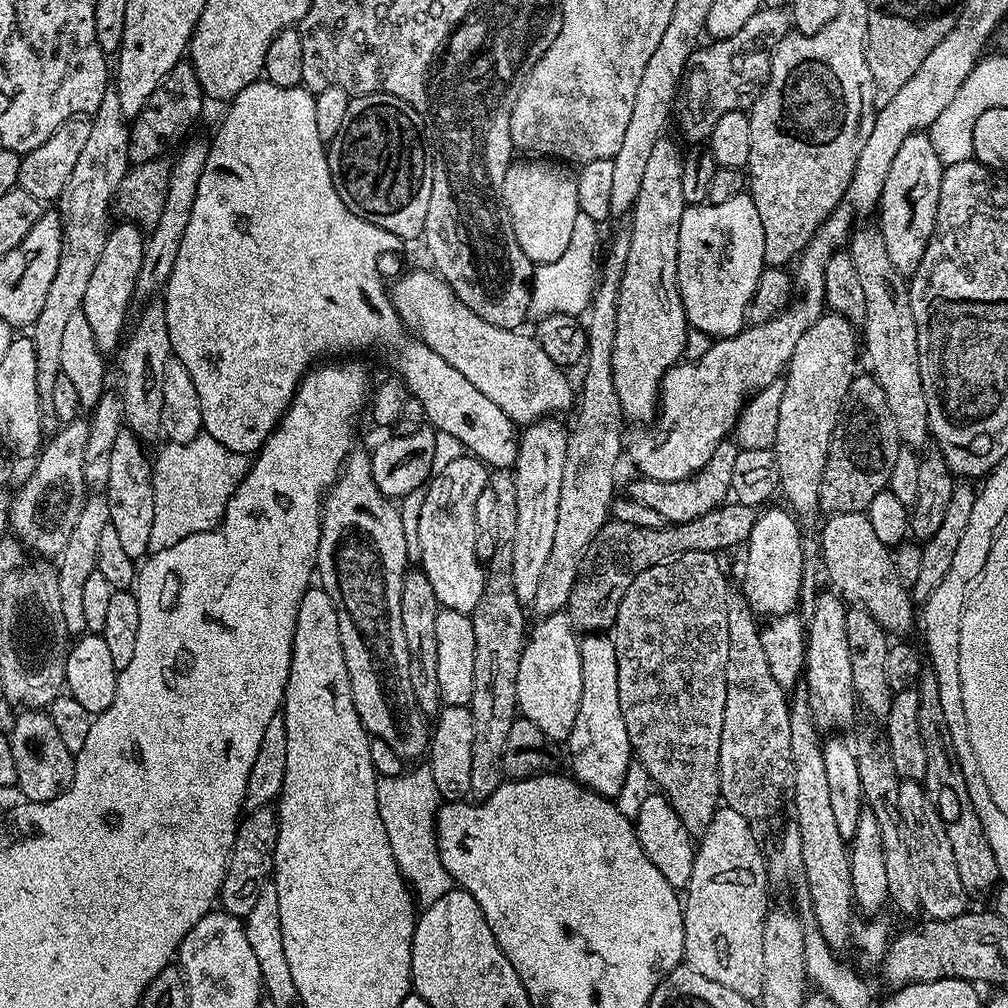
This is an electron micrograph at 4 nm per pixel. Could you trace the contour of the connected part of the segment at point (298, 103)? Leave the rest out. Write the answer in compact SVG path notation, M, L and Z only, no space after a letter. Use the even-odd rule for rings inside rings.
M263 78L255 80L250 86L246 86L233 98L227 105L228 113L224 116L224 121L220 124L220 129L216 132L216 137L211 137L208 146L208 157L206 158L206 170L202 170L202 178L198 178L198 194L194 194L194 214L190 214L190 223L186 225L186 234L182 234L182 246L178 246L178 259L174 261L174 270L170 274L166 287L162 292L162 303L166 310L166 326L170 330L170 346L172 347L172 356L182 362L182 366L186 366L186 370L190 374L190 379L194 382L194 390L198 390L198 402L202 406L202 422L204 423L203 431L210 438L214 438L218 442L222 442L222 446L226 446L231 452L242 452L245 454L255 454L259 452L260 447L268 441L272 431L276 425L280 423L284 417L284 411L292 404L292 399L296 393L296 389L300 387L301 380L304 379L306 373L319 361L321 358L340 358L345 354L356 354L352 352L364 352L367 348L381 348L386 355L392 359L392 364L395 371L398 373L404 385L408 387L409 393L418 398L418 402L422 402L422 410L424 411L425 421L436 432L445 432L450 434L453 438L458 438L458 442L462 442L462 446L471 455L475 456L477 460L482 461L485 466L492 470L508 470L515 465L516 455L518 454L518 446L520 445L520 438L518 435L518 425L512 421L506 414L506 410L502 410L502 406L498 406L494 402L490 402L490 398L486 398L486 394L482 394L482 390L478 390L478 386L473 386L459 370L454 370L454 366L450 366L450 362L446 362L446 358L442 358L442 354L434 354L434 350L430 350L430 346L423 344L419 338L413 338L406 331L400 315L396 313L396 307L392 304L392 298L389 289L384 288L384 280L380 277L380 259L383 258L387 252L396 252L402 248L402 242L394 234L390 234L386 230L382 230L378 226L374 226L370 222L366 222L362 218L358 218L350 210L350 206L346 206L346 202L342 202L342 198L338 198L338 190L334 190L334 182L330 174L330 166L328 165L328 154L326 151L326 142L322 138L318 138L318 125L314 119L314 102L316 101L315 95L309 92L307 88L301 86L299 88L283 88L282 86L274 86L274 82L265 80Z

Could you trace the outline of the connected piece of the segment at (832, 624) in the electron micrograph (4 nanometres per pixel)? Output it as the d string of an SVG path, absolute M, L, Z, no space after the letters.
M827 591L819 593L813 617L806 622L808 642L802 682L808 688L810 710L820 732L840 734L843 728L855 722L858 713L849 639L846 638L846 618L850 608L835 591Z

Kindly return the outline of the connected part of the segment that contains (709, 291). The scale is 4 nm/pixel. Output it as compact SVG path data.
M747 191L739 192L734 198L729 198L727 202L717 204L702 203L689 204L682 214L682 222L678 226L678 286L680 287L680 297L686 310L686 318L693 329L705 332L708 338L723 338L726 336L737 336L746 324L748 314L748 303L752 301L754 290L758 286L758 278L765 268L764 262L764 239L762 238L762 218L758 218L758 209L754 206L751 195Z

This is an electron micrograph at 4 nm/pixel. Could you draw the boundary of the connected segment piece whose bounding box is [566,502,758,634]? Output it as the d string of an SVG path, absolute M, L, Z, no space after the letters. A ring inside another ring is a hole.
M725 502L713 512L702 514L702 518L662 528L634 526L630 522L609 519L608 523L602 526L602 530L598 530L598 534L590 542L582 558L574 590L570 590L568 599L566 609L568 621L580 634L600 634L611 629L618 618L618 606L622 606L622 598L626 590L630 590L638 574L659 564L665 564L668 560L676 560L682 554L691 552L720 554L723 553L723 548L739 549L747 545L757 517L758 512L753 505Z

